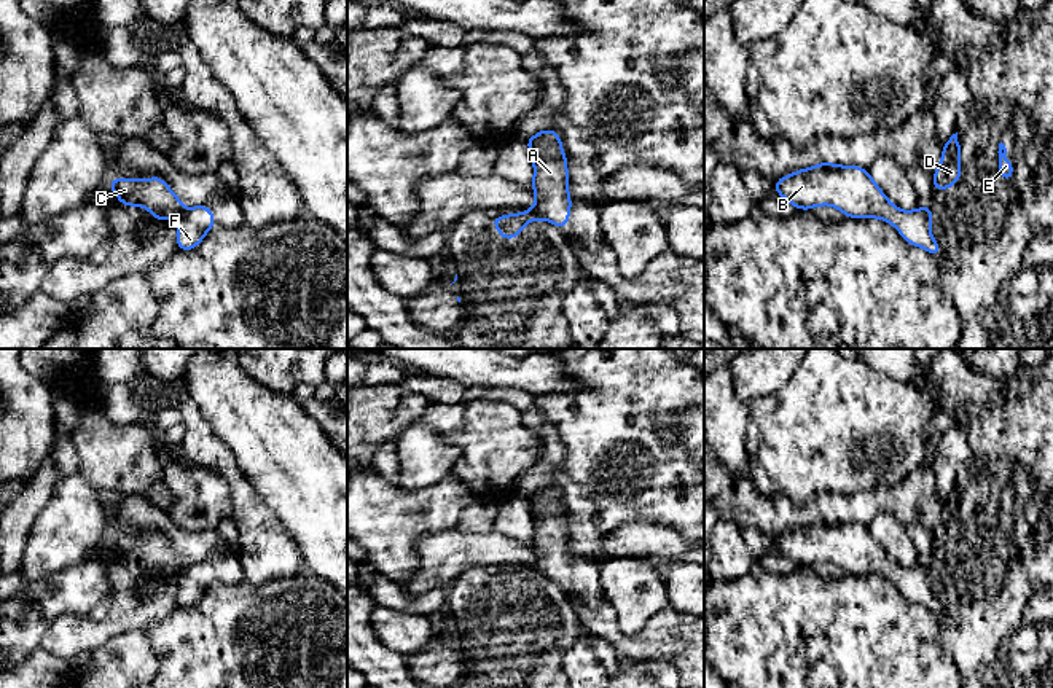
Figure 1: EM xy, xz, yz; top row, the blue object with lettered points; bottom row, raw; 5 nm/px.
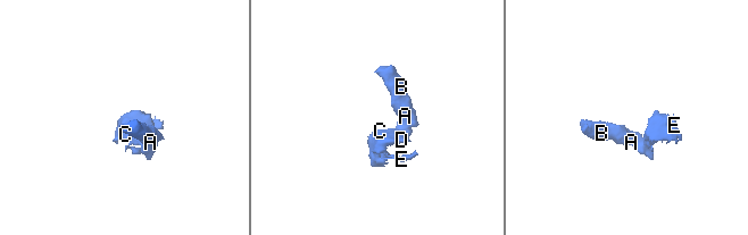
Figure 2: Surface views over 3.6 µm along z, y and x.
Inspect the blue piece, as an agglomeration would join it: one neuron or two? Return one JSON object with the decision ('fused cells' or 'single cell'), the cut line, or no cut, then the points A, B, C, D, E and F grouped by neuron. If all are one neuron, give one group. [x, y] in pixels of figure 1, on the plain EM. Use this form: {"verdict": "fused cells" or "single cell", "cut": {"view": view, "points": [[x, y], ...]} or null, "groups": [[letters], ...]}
{"verdict": "fused cells", "cut": {"view": "xy", "points": [[185, 566], [179, 578]]}, "groups": [["A", "B", "F"], ["C", "D", "E"]]}

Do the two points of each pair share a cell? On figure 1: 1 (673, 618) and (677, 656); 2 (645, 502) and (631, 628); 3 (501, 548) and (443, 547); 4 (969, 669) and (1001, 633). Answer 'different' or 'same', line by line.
1: same
2: different
3: same
4: same

